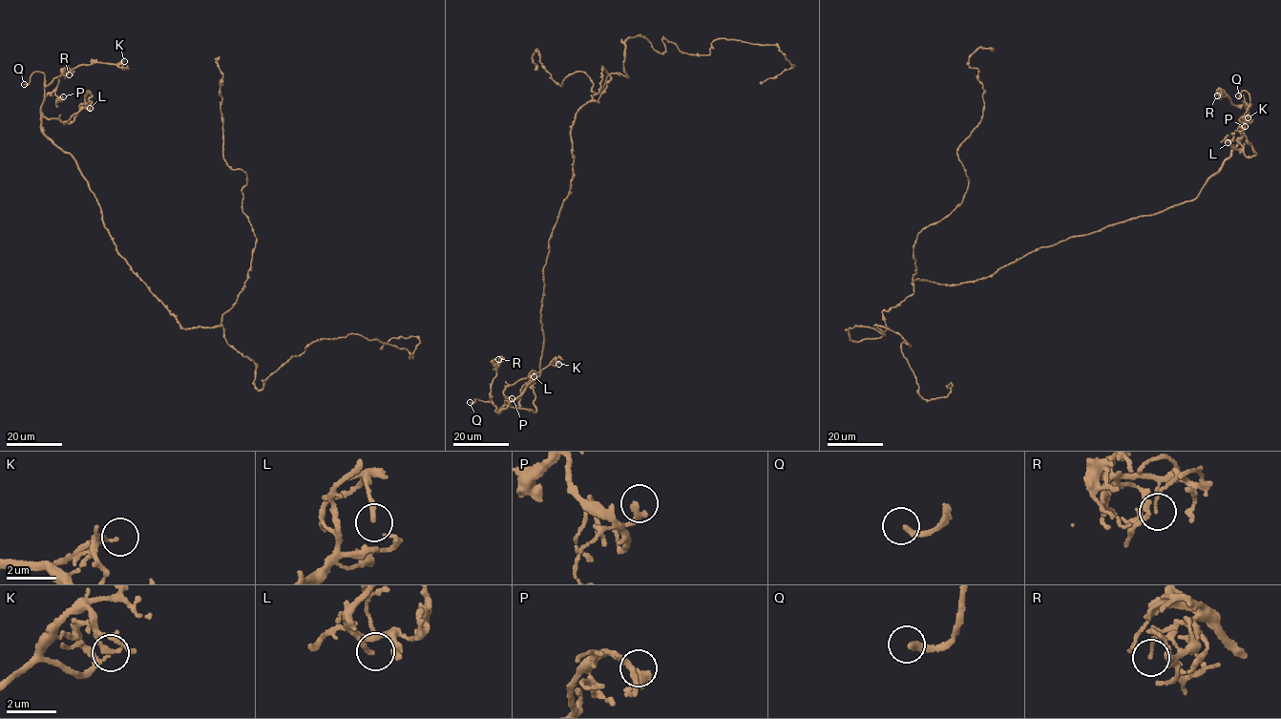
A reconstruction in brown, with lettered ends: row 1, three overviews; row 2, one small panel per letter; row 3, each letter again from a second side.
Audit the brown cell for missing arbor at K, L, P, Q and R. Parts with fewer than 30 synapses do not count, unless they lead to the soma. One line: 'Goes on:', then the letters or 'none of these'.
Goes on: Q

